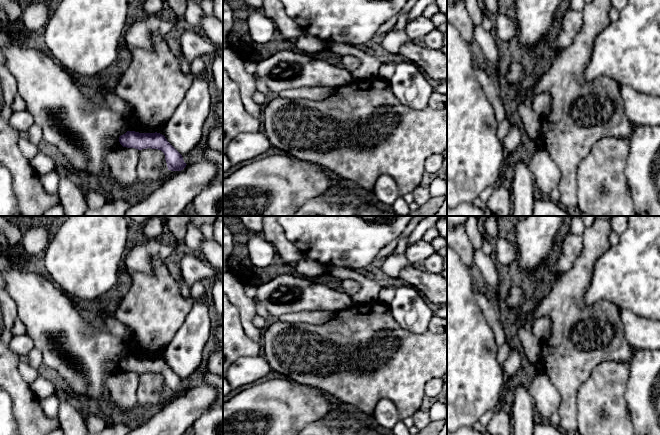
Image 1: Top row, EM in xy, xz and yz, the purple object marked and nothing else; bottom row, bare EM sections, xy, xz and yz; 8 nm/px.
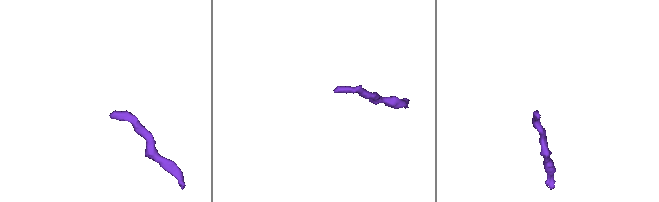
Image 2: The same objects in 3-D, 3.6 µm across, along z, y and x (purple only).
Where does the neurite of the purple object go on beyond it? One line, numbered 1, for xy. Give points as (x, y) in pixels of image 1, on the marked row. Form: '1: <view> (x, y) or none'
1: none

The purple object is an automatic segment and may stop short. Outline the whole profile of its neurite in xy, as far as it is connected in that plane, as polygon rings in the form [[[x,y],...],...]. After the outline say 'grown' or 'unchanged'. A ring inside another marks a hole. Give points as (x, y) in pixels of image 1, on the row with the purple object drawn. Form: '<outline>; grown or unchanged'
[[[127,131],[119,137],[119,142],[123,147],[142,149],[158,149],[165,155],[168,170],[181,171],[186,167],[182,155],[167,141],[160,133],[139,133]]]; unchanged

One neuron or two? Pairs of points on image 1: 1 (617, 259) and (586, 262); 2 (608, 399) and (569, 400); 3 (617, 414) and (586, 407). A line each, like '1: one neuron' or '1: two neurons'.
1: two neurons
2: two neurons
3: one neuron

